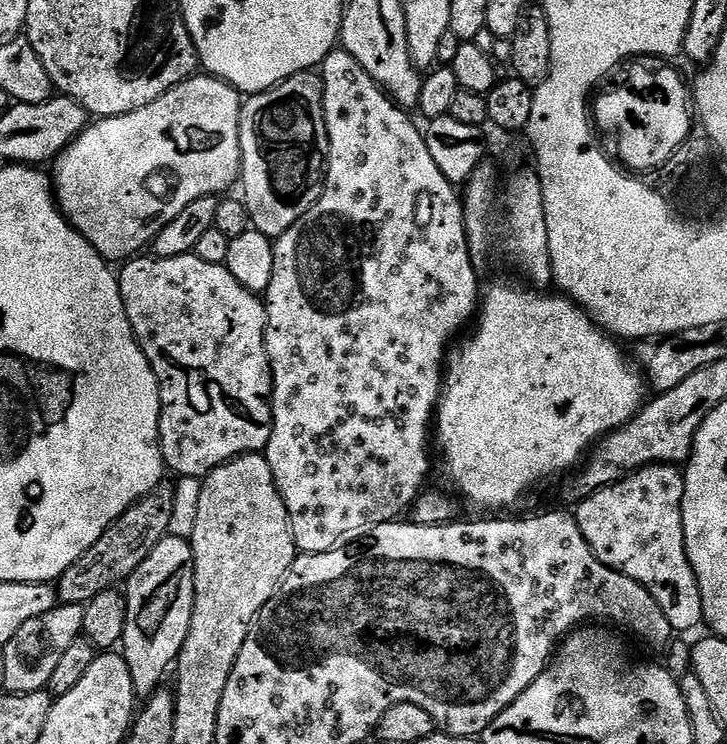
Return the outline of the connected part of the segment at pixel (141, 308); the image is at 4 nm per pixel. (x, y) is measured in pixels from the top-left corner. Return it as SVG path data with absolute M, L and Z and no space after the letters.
M195 254L186 256L169 256L167 258L133 258L119 269L118 279L122 306L126 306L126 318L134 330L140 349L146 354L150 366L156 375L160 387L160 449L169 473L176 472L177 477L195 476L203 478L212 473L220 464L227 464L237 456L260 454L267 449L272 437L272 364L268 360L268 347L264 341L264 330L268 326L268 309L259 295L246 290L221 264L202 262Z

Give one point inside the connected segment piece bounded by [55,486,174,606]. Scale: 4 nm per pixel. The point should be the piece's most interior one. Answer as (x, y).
(127, 542)

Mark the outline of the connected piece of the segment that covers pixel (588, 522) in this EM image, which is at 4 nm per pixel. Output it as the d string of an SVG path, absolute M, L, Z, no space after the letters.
M675 464L639 468L617 484L606 486L575 505L574 515L592 553L607 568L634 578L662 606L673 633L692 632L704 624L698 578L688 561L682 502L684 474Z

